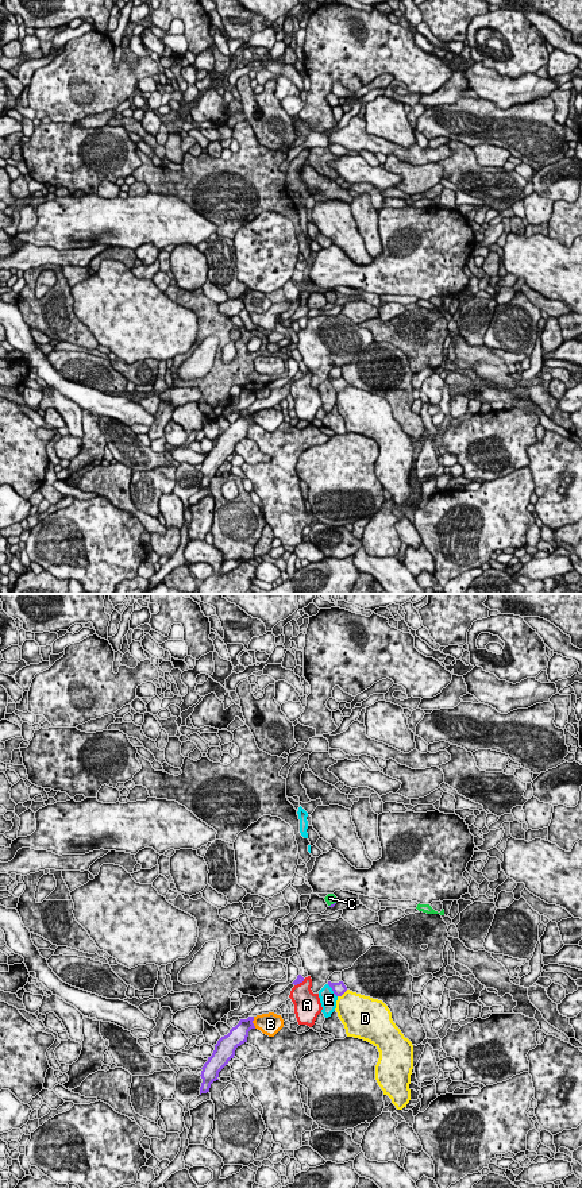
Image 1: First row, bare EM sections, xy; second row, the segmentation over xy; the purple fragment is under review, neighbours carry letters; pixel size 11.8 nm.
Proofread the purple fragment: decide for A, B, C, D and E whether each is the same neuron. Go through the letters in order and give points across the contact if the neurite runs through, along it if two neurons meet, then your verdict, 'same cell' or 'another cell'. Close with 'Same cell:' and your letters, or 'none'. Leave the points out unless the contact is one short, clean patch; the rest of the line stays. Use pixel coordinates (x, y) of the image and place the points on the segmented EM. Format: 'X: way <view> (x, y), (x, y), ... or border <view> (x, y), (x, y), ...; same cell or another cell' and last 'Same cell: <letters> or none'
A: another cell
B: border xy (253, 1017), (255, 1028); another cell
C: way xy (334, 903), (330, 898); same cell
D: another cell
E: border xy (327, 984), (336, 996); another cell
Same cell: C

